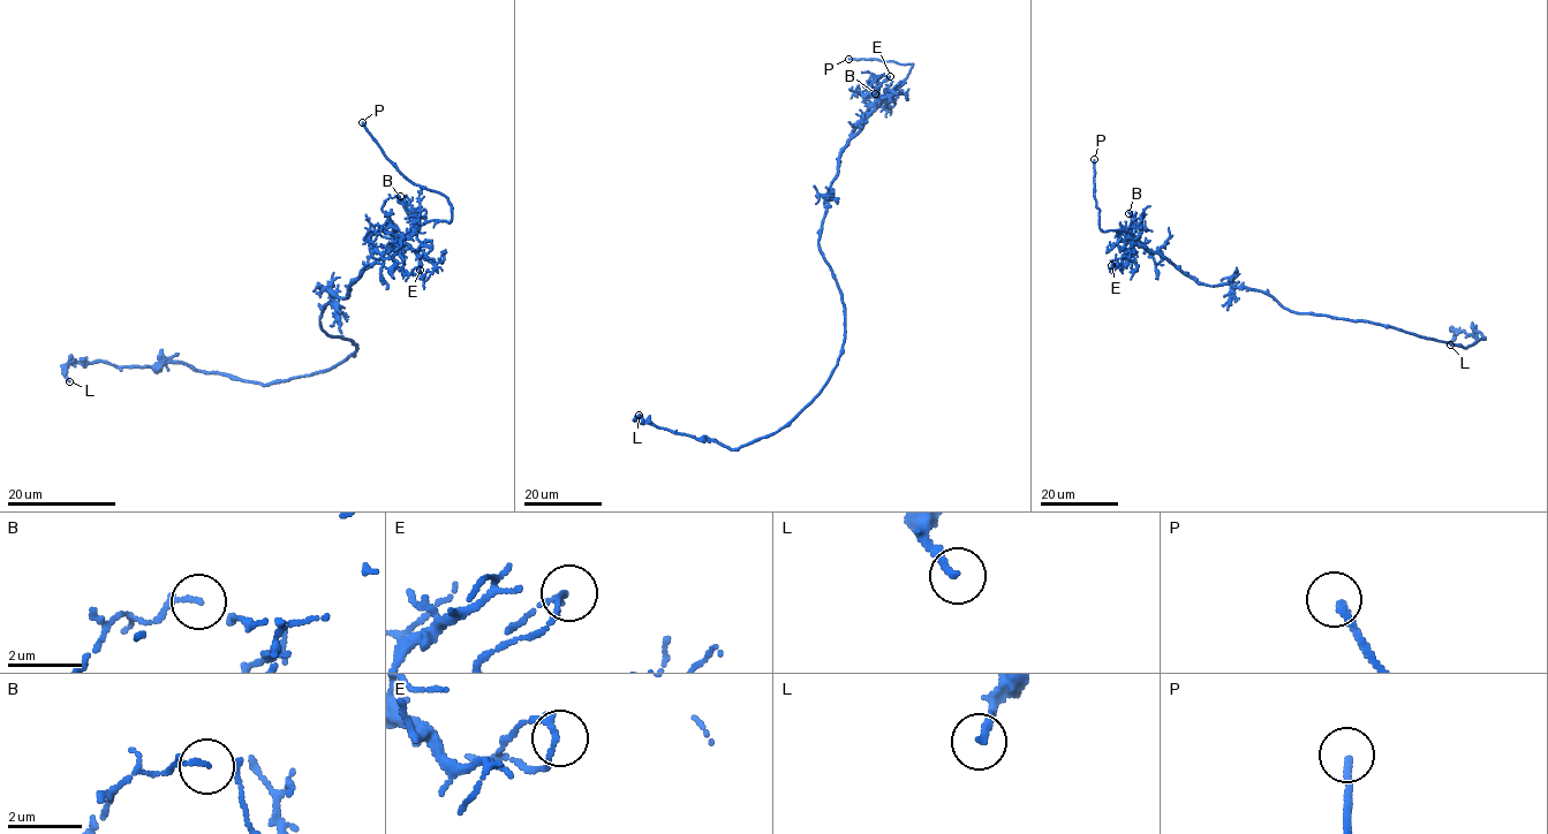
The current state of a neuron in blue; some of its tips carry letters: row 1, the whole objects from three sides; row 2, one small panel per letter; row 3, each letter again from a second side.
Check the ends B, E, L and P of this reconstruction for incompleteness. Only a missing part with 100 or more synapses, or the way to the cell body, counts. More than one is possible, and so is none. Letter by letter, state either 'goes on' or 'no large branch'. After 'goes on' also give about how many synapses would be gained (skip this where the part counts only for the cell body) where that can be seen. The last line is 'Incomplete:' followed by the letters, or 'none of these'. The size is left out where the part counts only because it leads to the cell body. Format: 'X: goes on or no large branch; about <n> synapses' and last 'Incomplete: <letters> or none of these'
B: no large branch
E: no large branch
L: no large branch
P: goes on
Incomplete: P

